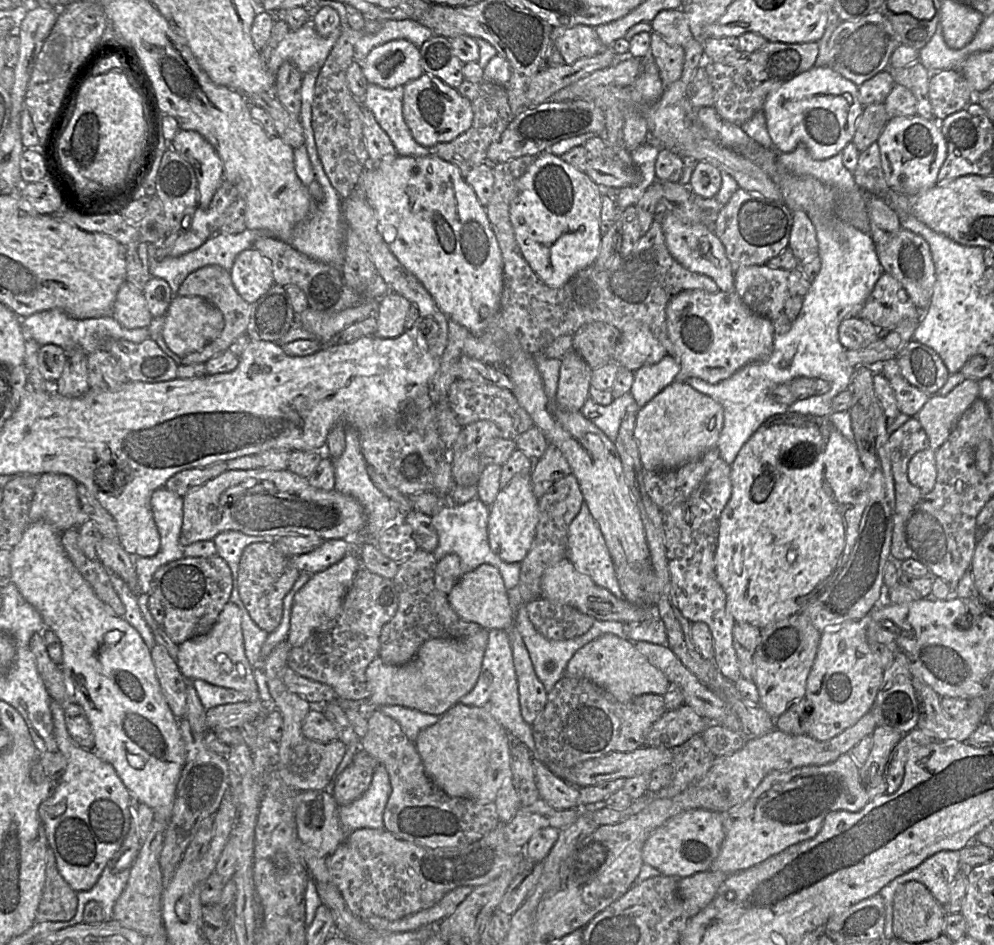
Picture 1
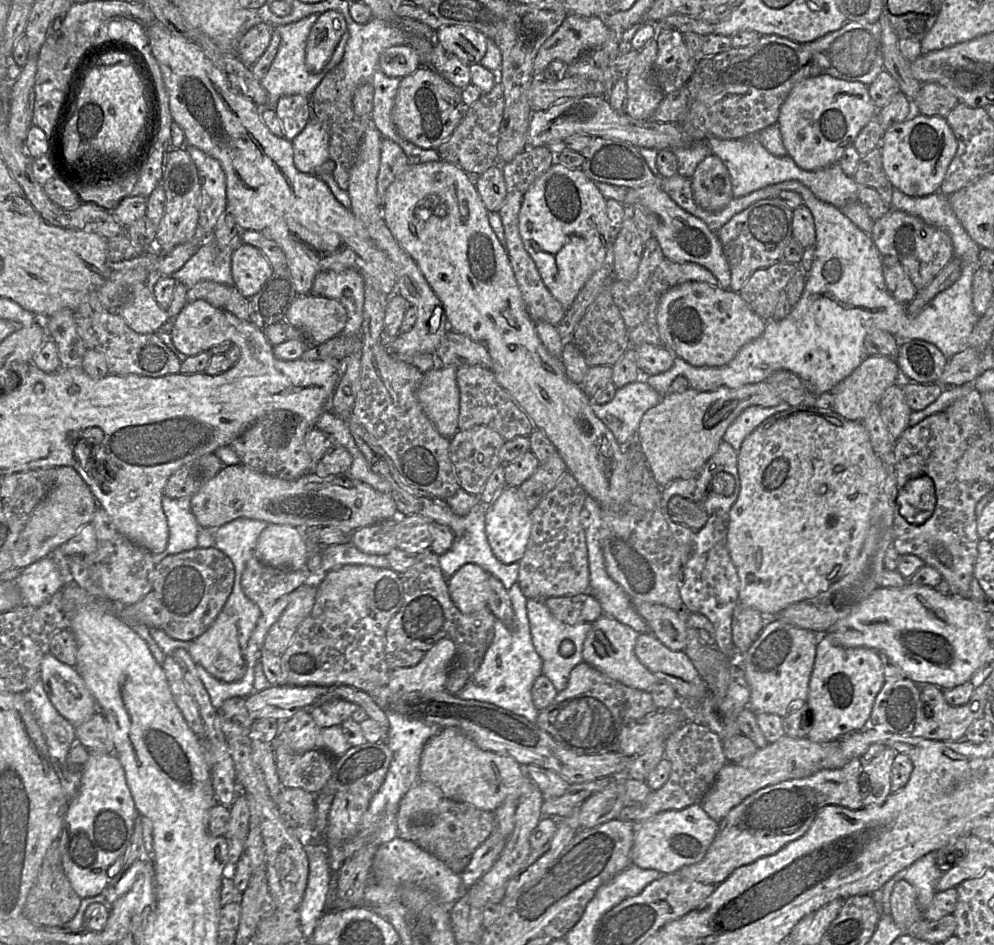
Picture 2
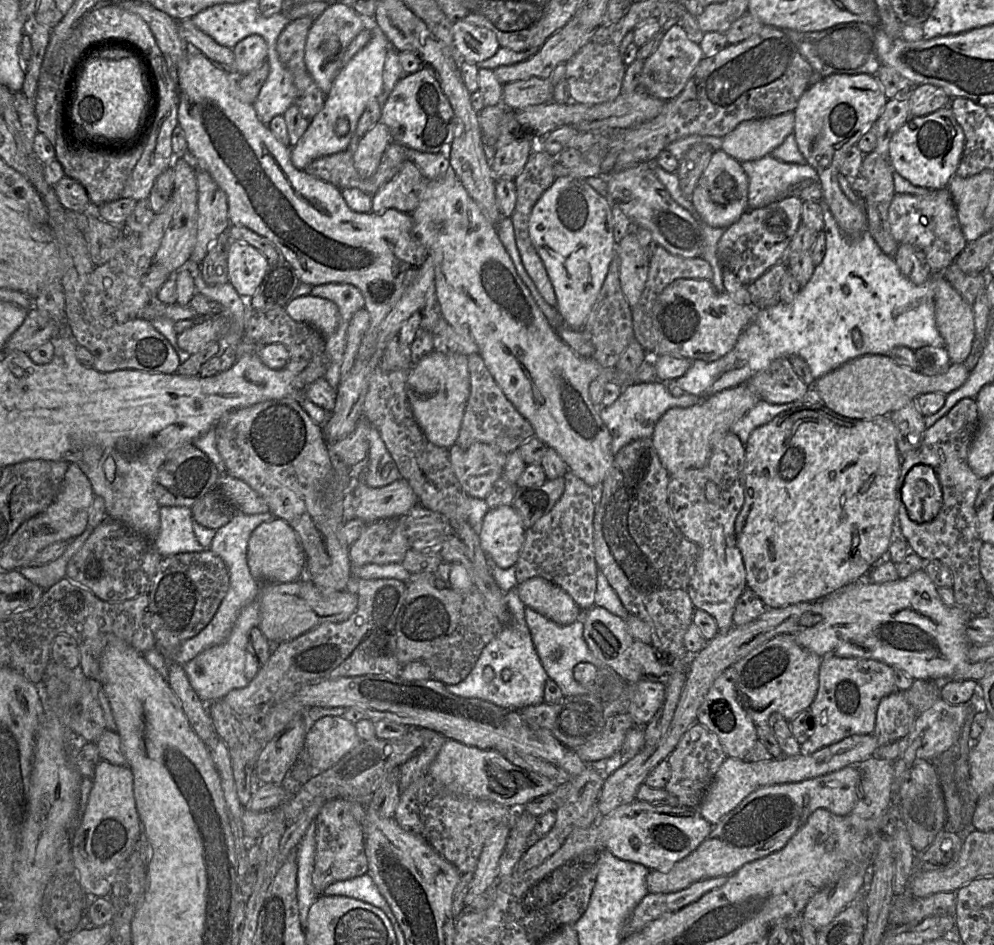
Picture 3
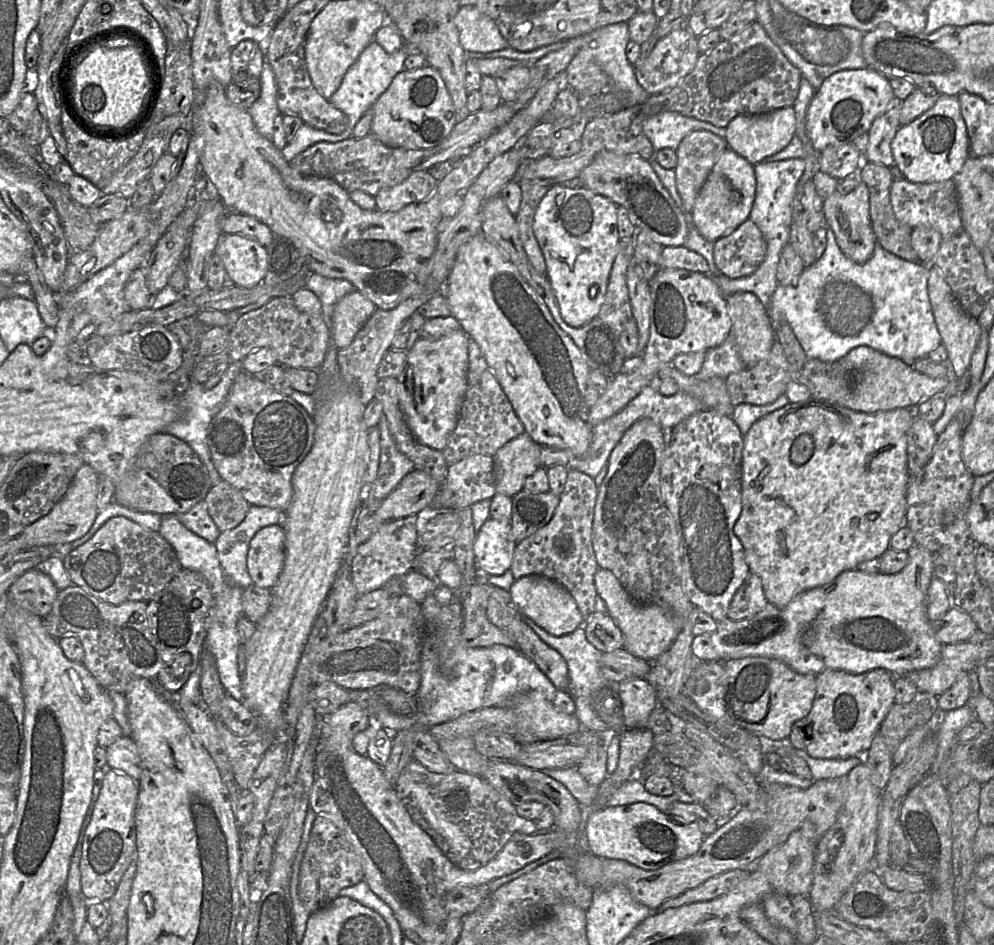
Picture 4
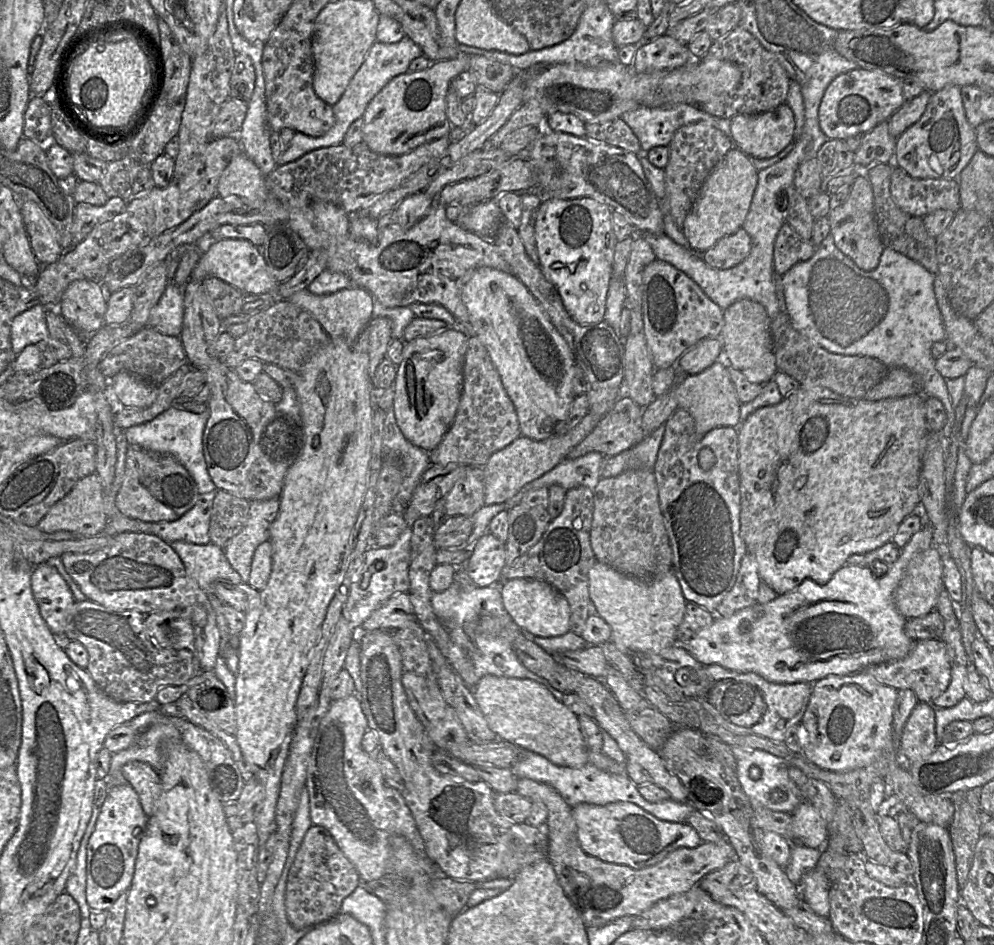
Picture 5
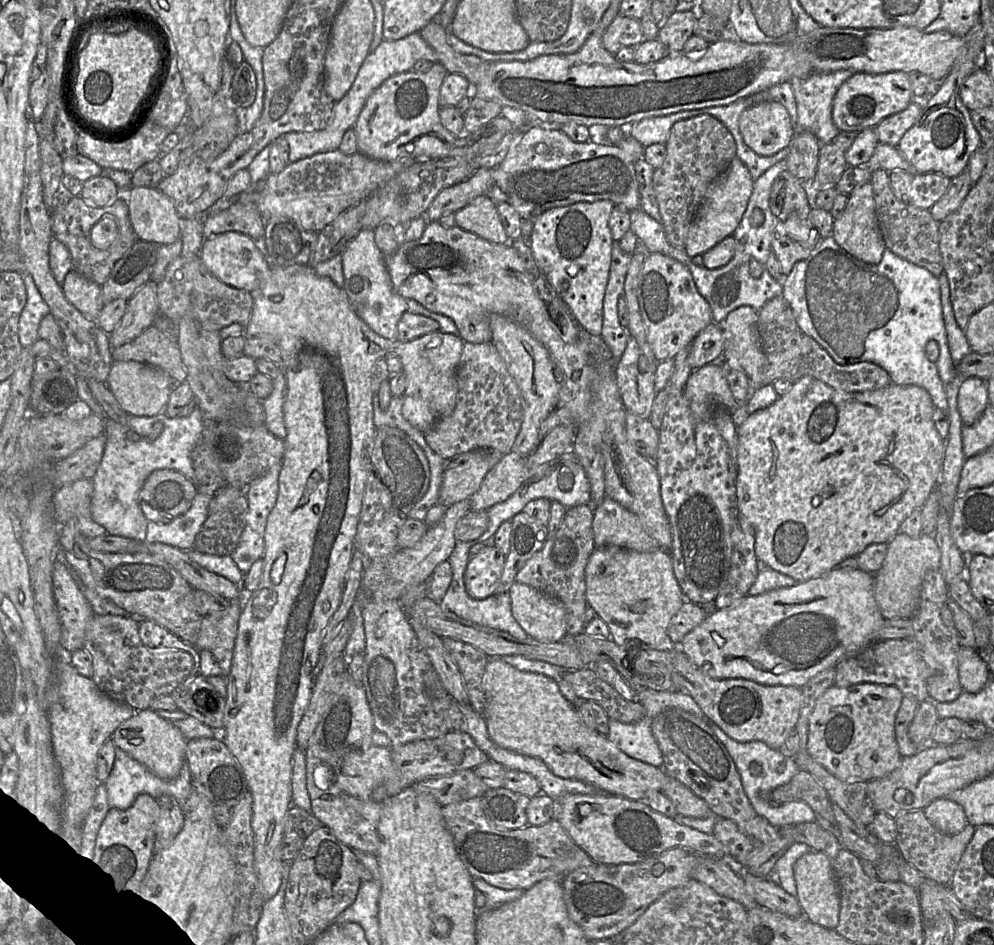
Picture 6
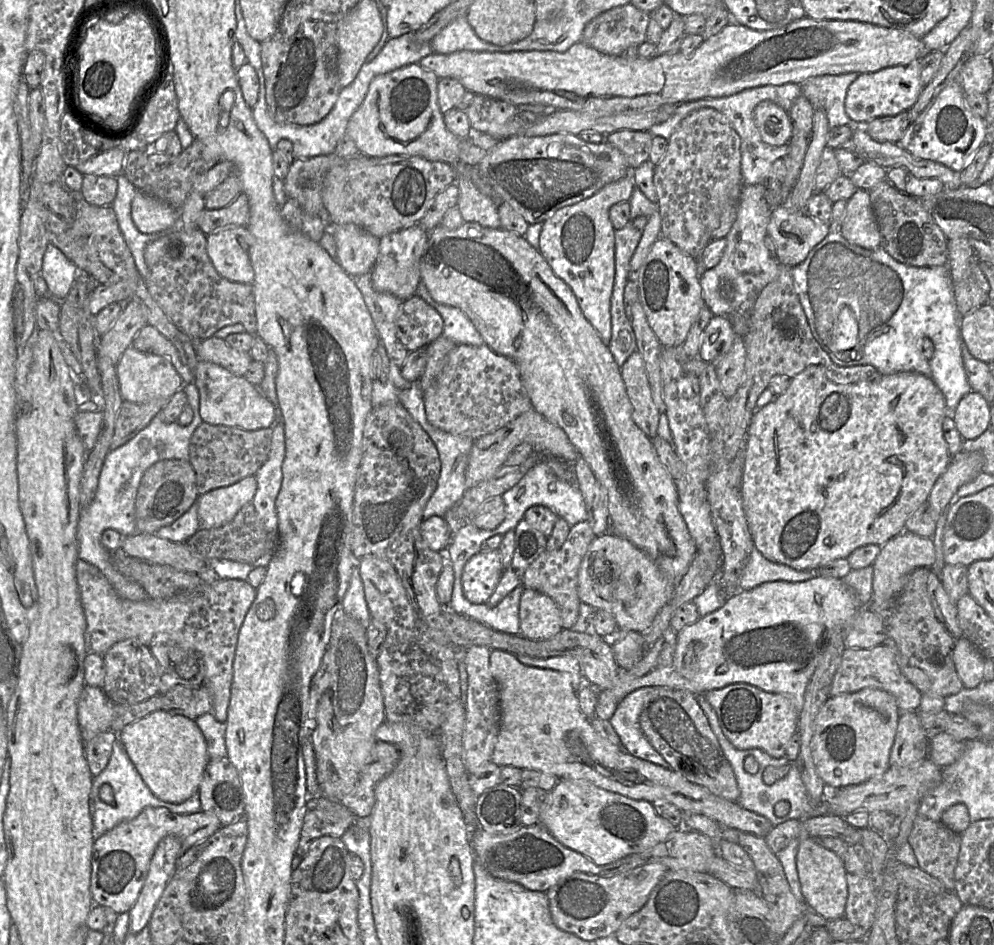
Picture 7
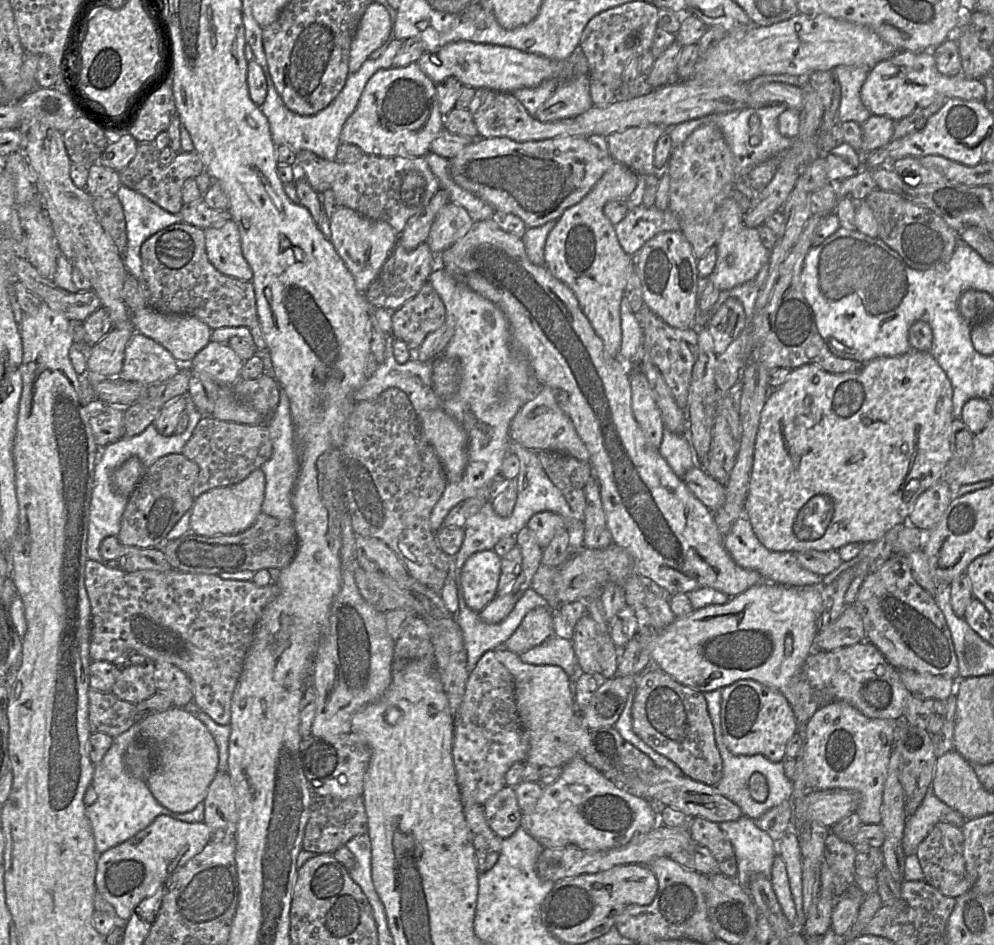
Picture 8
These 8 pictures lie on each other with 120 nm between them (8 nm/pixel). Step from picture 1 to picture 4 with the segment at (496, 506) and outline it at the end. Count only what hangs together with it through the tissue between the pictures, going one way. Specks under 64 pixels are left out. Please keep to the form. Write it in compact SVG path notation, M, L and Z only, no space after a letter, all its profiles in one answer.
M489 518L476 533L474 541L475 562L484 576L500 576L511 568L517 543L511 530L511 521Z

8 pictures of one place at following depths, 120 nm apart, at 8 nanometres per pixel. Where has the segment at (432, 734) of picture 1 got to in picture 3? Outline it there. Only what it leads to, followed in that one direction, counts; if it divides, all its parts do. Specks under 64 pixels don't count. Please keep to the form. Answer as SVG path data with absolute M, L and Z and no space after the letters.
M453 739L445 741L427 772L453 791L516 810L539 796L554 792L558 786L556 781L512 764L500 752L467 746Z

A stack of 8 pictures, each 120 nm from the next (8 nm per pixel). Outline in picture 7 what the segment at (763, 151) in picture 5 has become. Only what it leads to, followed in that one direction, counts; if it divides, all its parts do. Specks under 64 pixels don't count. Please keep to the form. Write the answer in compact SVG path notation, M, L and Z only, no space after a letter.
M762 101L754 110L754 123L762 140L772 146L789 144L793 124L789 113L772 101Z

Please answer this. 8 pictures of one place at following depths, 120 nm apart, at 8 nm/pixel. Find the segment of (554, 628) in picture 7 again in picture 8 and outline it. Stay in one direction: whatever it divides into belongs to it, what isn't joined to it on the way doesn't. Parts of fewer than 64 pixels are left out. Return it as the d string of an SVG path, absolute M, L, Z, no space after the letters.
M547 607L530 610L503 648L520 654L547 640L554 635L553 614Z

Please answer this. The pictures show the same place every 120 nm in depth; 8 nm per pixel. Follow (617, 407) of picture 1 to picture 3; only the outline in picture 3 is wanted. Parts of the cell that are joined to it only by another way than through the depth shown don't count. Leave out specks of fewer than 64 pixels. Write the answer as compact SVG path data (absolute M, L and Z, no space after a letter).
M661 381L629 384L622 389L618 399L610 406L601 406L598 413L611 435L611 451L615 455L626 444L644 438L651 438L660 418L671 408L688 408L702 401L698 396L684 393L674 397Z

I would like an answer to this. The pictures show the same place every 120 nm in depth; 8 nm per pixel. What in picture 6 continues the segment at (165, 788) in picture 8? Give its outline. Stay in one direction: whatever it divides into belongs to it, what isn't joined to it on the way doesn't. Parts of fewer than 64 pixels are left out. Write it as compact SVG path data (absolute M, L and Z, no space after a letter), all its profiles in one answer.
M150 709L137 711L133 717L122 722L115 729L110 739L114 743L115 748L124 751L135 761L142 764L164 780L174 779L179 774L182 766L186 763L185 751L187 740L182 735L181 731L173 724L173 722L159 717L155 711Z

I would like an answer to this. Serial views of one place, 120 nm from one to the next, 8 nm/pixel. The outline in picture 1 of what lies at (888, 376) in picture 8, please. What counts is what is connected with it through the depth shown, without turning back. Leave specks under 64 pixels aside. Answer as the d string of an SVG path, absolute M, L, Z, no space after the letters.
M787 411L766 420L744 444L731 464L731 485L731 497L720 517L715 574L726 593L726 608L734 620L765 628L801 612L809 601L818 596L838 576L858 537L862 514L868 503L868 478L856 444L846 439L828 417Z

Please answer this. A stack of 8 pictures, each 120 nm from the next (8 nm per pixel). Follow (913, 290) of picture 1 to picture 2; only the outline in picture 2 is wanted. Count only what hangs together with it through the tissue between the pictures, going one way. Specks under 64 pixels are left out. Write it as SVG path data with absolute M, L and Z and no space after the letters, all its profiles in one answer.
M896 209L890 210L874 222L870 236L881 256L891 256L898 259L918 290L929 286L940 271L954 258L952 241L947 232L927 224L919 217Z

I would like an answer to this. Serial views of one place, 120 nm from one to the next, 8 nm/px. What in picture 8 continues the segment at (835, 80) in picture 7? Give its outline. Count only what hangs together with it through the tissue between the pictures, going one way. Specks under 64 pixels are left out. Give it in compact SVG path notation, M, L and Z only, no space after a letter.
M840 65L832 69L841 87L838 122L854 121L863 124L872 114L861 101L860 92L868 72L855 66Z

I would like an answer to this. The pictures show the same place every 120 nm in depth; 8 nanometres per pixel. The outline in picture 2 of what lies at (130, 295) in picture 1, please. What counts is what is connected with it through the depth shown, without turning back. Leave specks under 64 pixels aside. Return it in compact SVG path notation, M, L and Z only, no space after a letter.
M150 283L137 284L118 314L132 330L142 334L156 333L170 319L155 300Z

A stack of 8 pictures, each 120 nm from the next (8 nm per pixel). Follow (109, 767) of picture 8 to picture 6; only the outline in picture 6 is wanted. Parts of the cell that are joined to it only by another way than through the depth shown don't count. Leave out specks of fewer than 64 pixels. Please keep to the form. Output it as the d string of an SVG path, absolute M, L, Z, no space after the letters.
M117 748L113 767L103 784L106 789L109 810L125 810L129 808L133 804L135 798L141 794L147 794L154 799L157 799L160 796L170 796L178 804L183 805L193 790L191 785L190 771L187 763L182 766L179 774L174 779L164 780L142 764L135 761L124 751Z

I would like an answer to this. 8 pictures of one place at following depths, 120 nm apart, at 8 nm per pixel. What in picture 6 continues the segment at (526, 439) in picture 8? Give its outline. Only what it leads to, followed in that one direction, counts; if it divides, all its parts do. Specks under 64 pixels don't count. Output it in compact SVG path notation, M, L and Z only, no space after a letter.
M481 449L445 460L438 504L448 507L470 499L502 456L495 450Z

